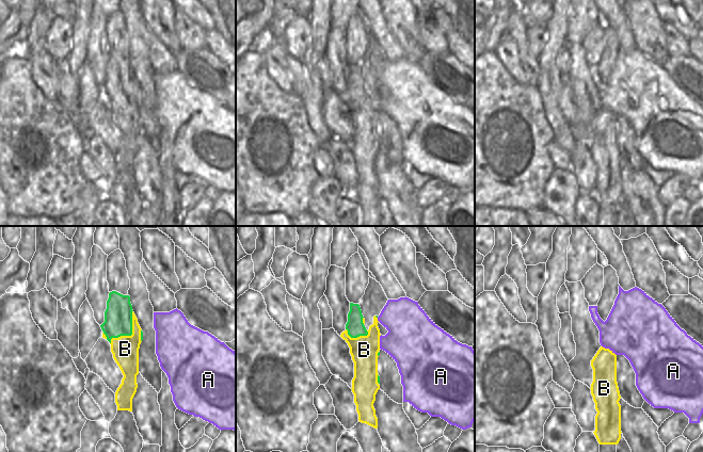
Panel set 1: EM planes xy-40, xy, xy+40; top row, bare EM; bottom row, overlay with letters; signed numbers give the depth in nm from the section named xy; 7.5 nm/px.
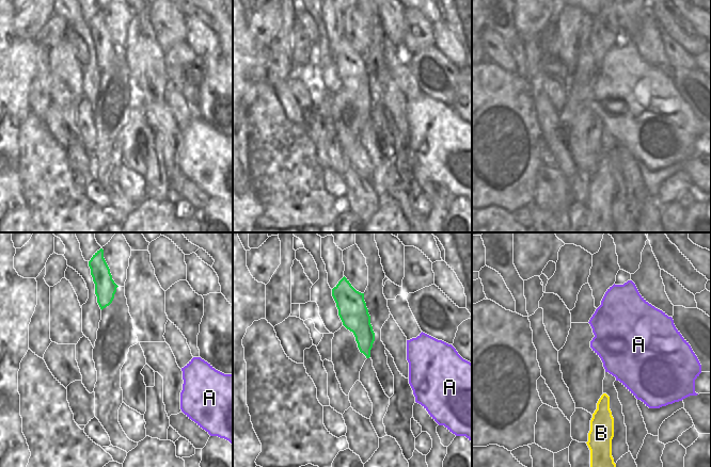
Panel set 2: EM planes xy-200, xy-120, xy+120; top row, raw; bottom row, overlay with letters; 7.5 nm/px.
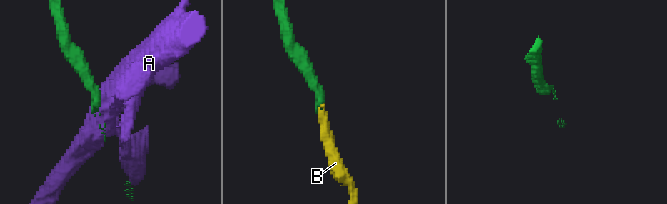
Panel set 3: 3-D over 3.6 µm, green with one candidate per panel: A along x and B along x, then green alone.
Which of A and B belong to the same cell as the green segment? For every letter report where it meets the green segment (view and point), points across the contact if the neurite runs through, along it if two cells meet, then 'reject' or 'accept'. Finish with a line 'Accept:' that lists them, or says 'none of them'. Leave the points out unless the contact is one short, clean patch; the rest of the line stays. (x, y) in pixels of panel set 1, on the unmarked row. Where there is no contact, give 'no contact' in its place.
A: no contact; reject
B: contact xy-40 (130, 96); accept
Accept: B

